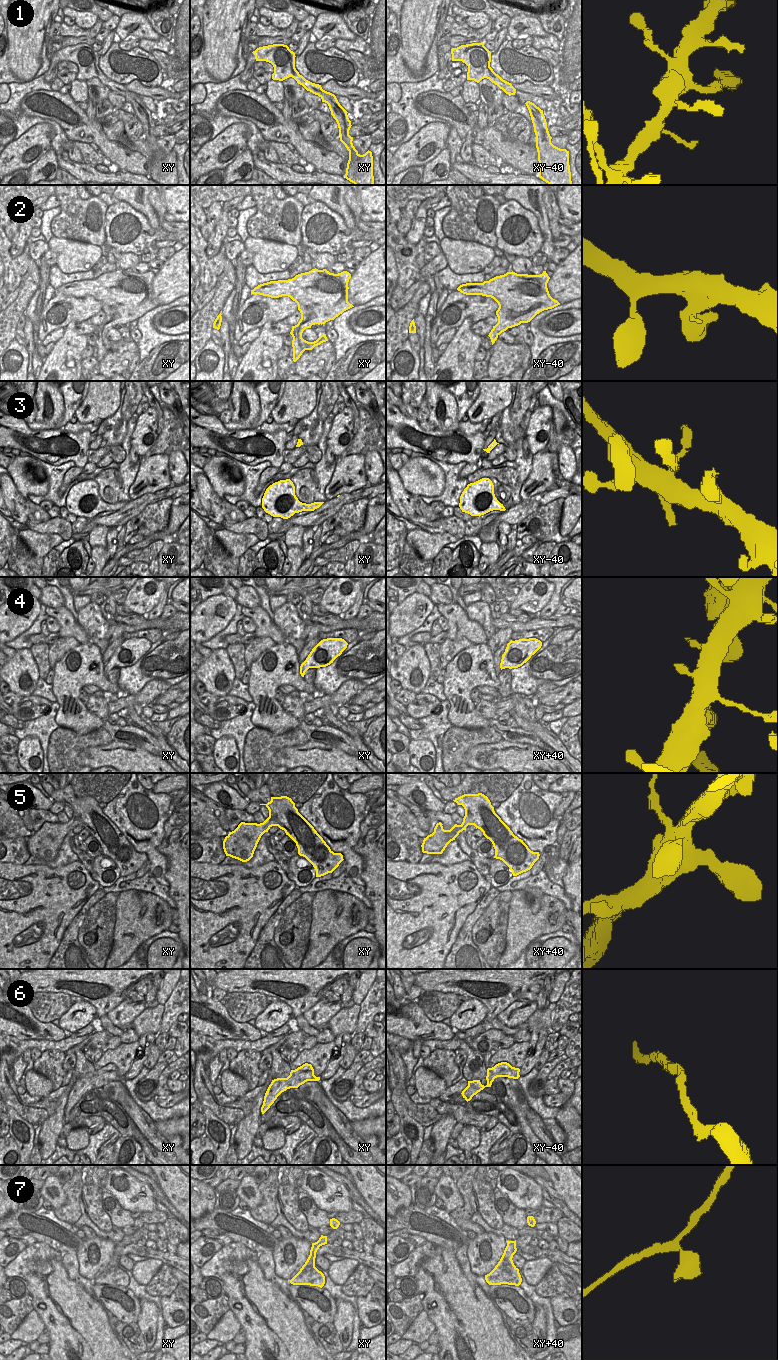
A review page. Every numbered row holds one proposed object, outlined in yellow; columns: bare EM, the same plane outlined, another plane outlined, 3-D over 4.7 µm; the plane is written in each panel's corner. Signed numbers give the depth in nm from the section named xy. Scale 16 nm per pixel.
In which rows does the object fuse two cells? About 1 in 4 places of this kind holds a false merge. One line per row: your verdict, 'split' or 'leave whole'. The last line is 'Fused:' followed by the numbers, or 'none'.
1: leave whole
2: leave whole
3: leave whole
4: leave whole
5: leave whole
6: leave whole
7: leave whole
Fused: none

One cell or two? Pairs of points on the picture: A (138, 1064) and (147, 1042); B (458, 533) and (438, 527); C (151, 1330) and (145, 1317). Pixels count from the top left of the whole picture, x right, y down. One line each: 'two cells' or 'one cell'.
A: one cell
B: one cell
C: one cell

